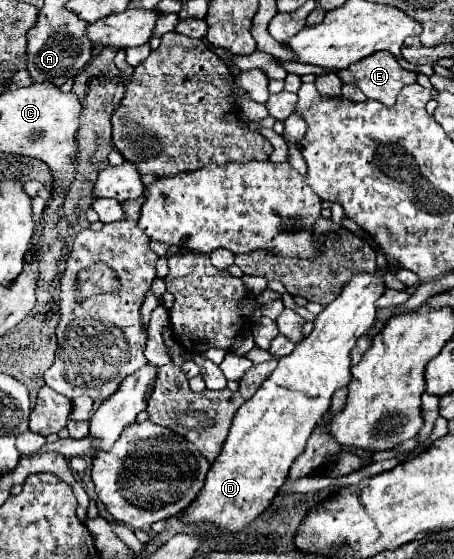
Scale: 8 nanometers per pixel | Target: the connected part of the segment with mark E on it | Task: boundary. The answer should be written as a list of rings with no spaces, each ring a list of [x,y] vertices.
[[[369,55],[359,63],[339,71],[343,83],[357,85],[367,99],[377,99],[391,107],[405,85],[417,83],[417,73],[403,69],[393,55]]]

